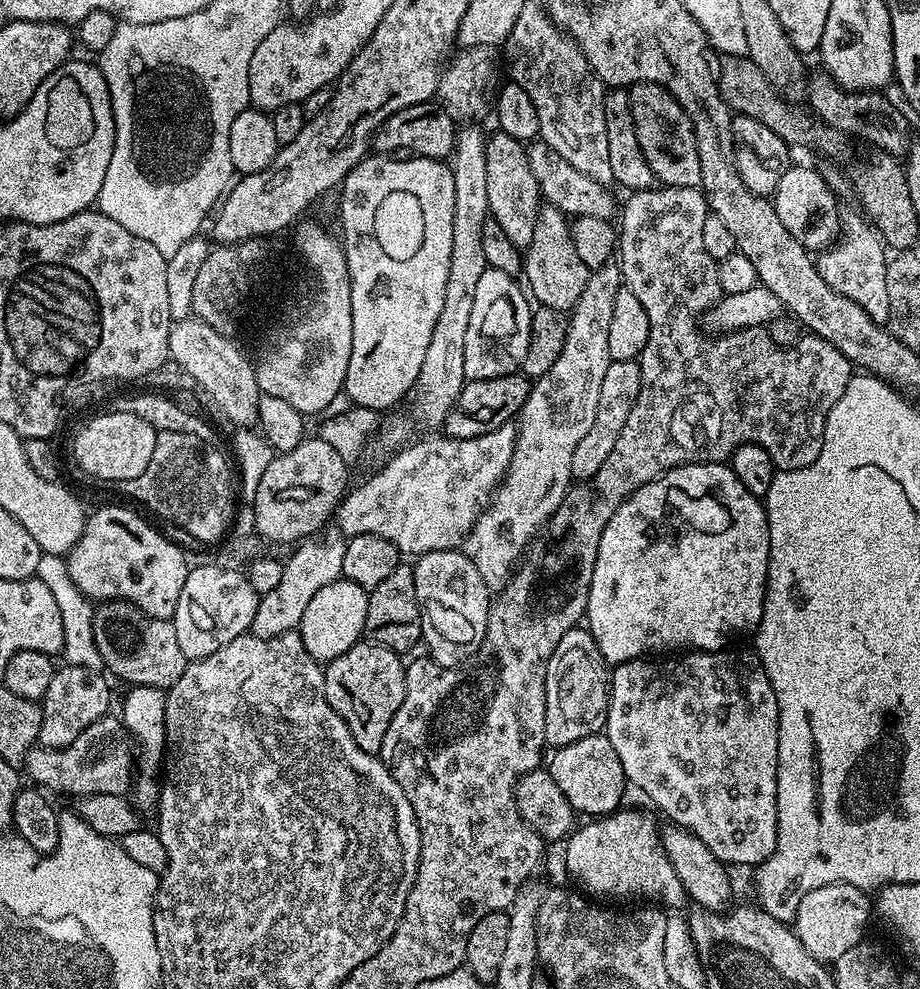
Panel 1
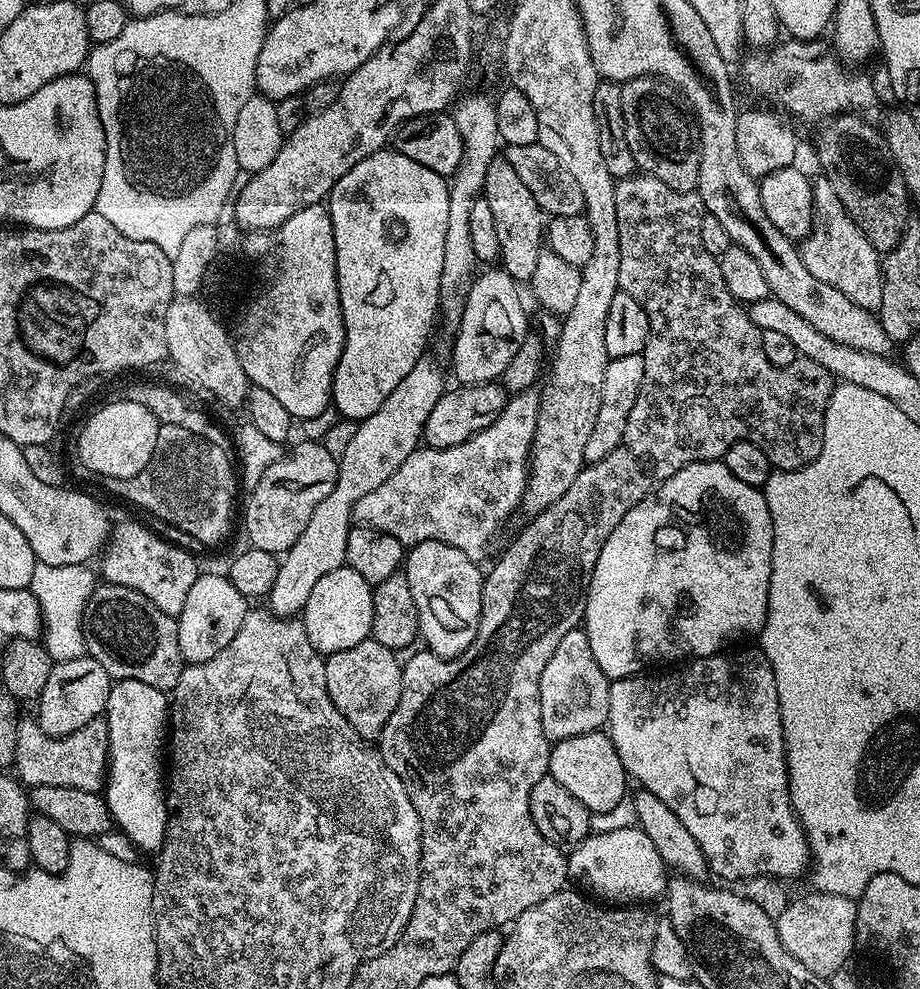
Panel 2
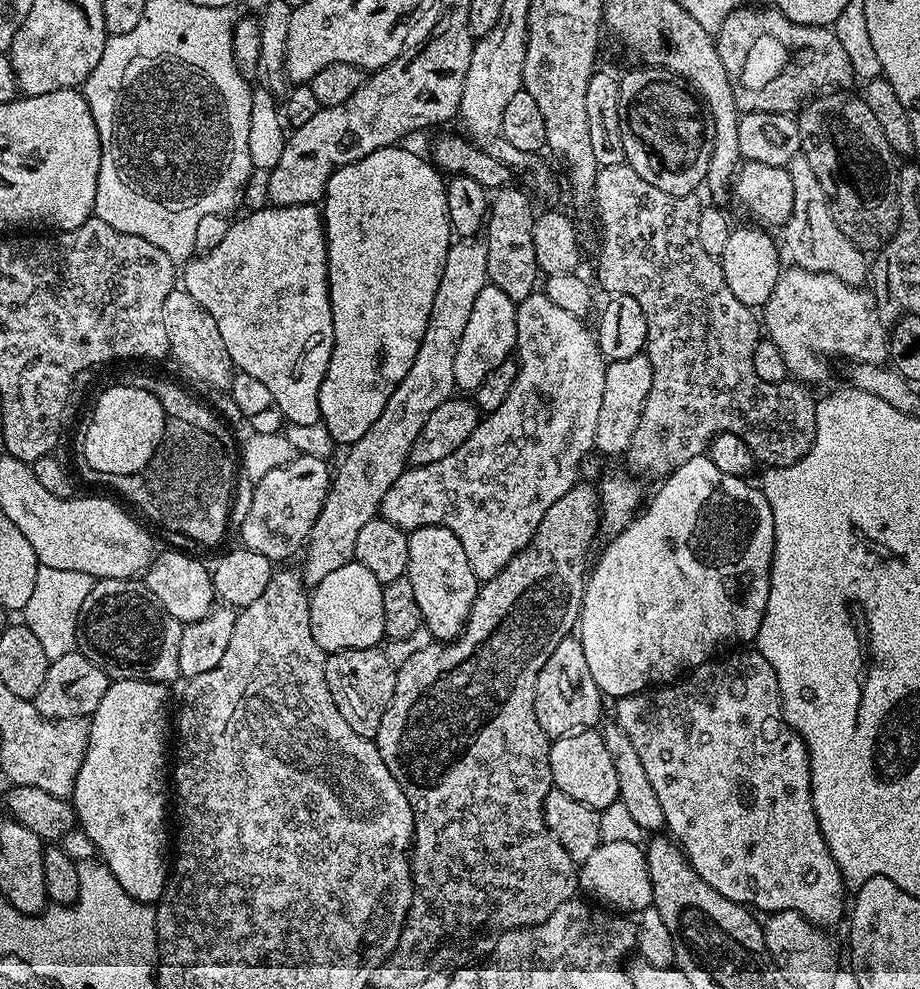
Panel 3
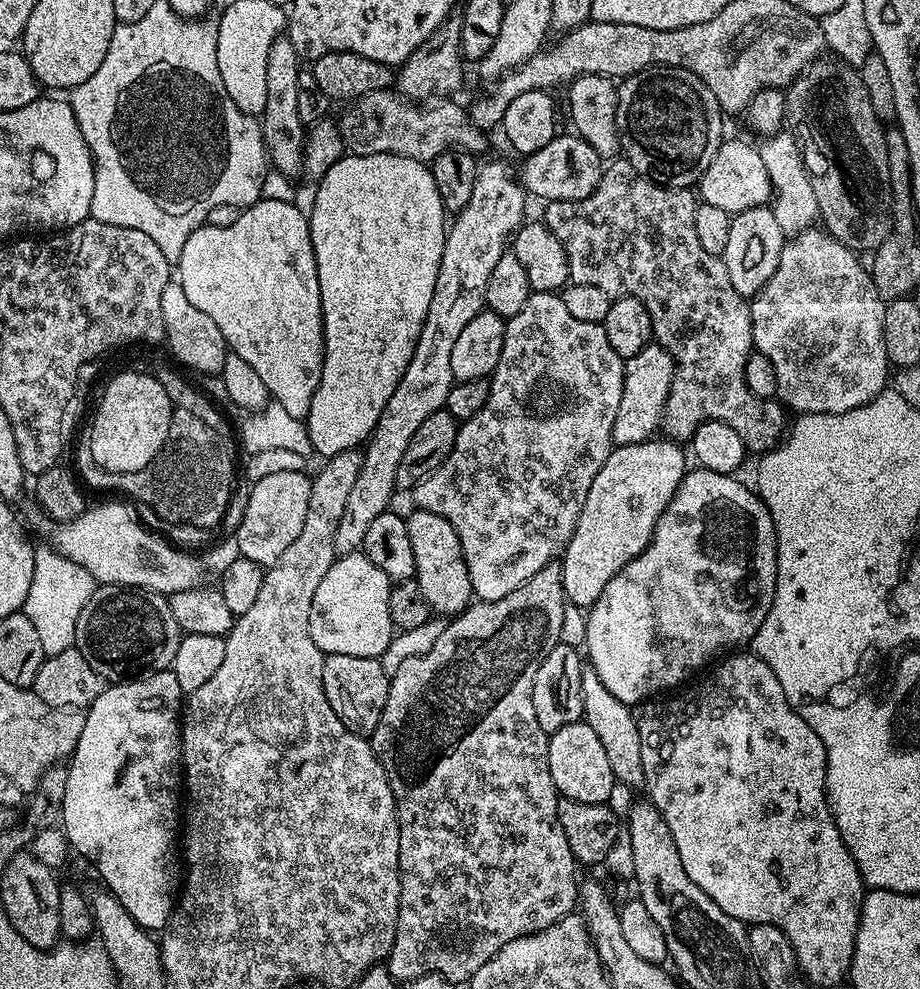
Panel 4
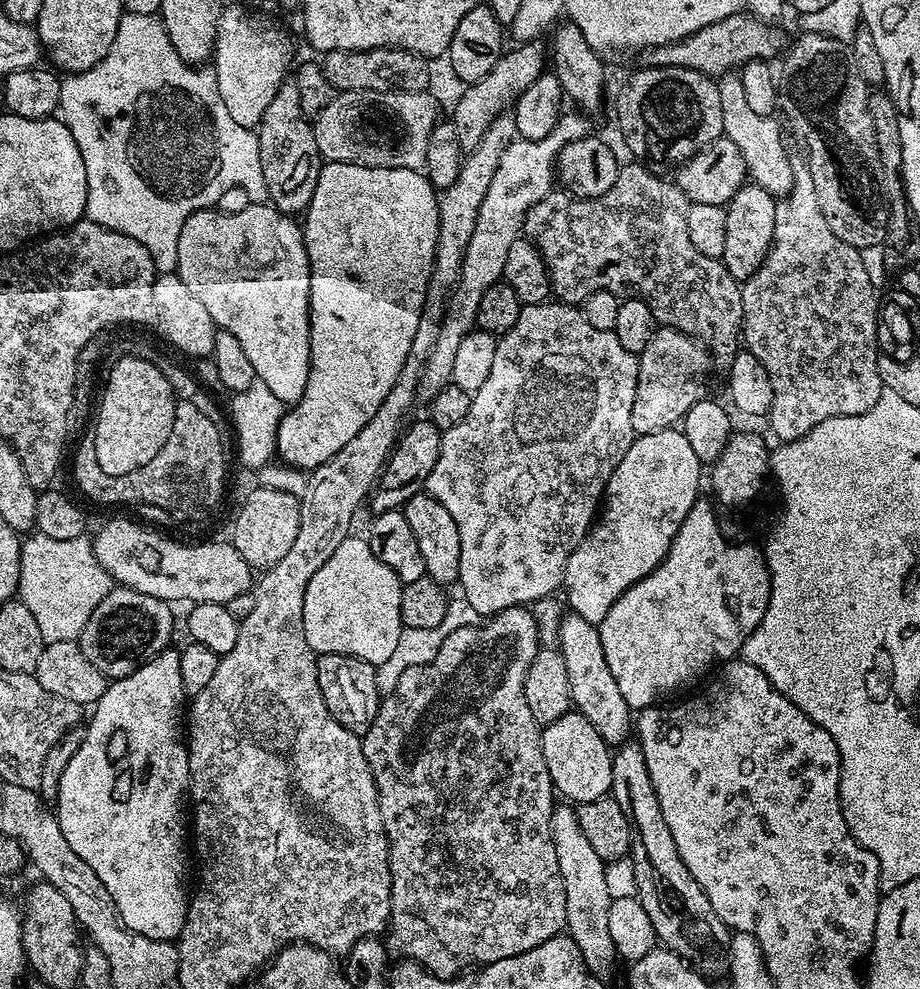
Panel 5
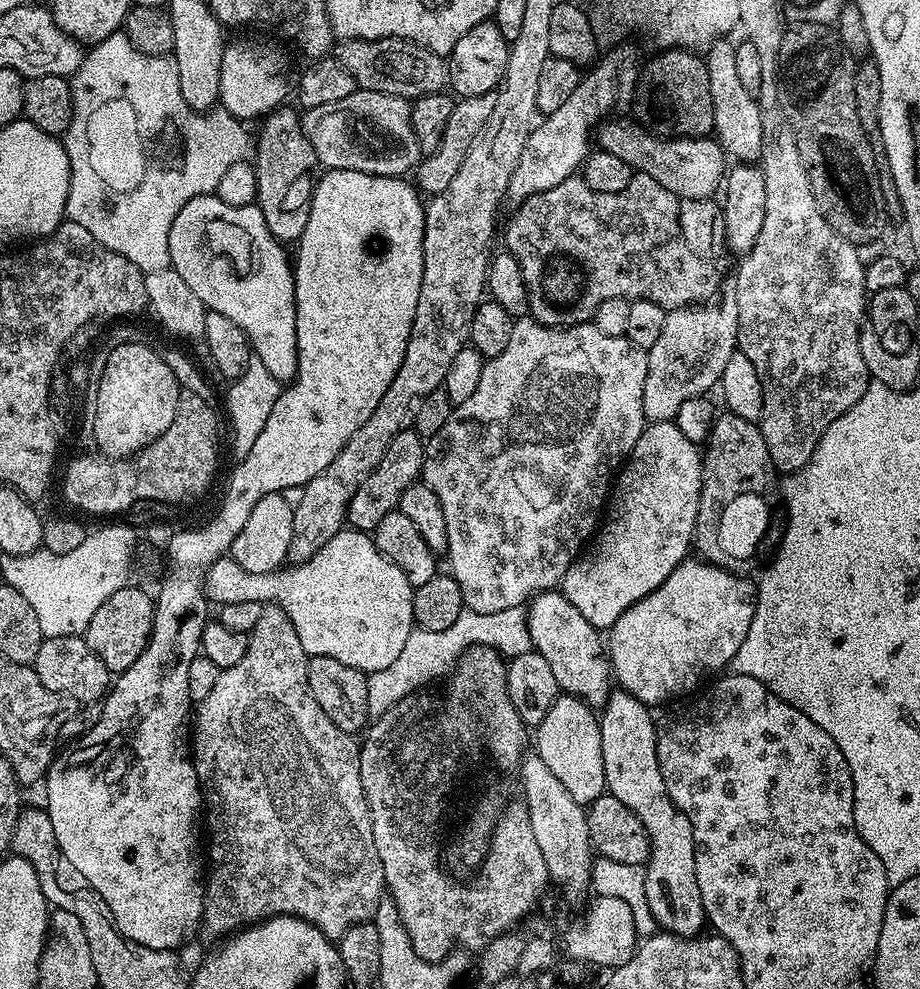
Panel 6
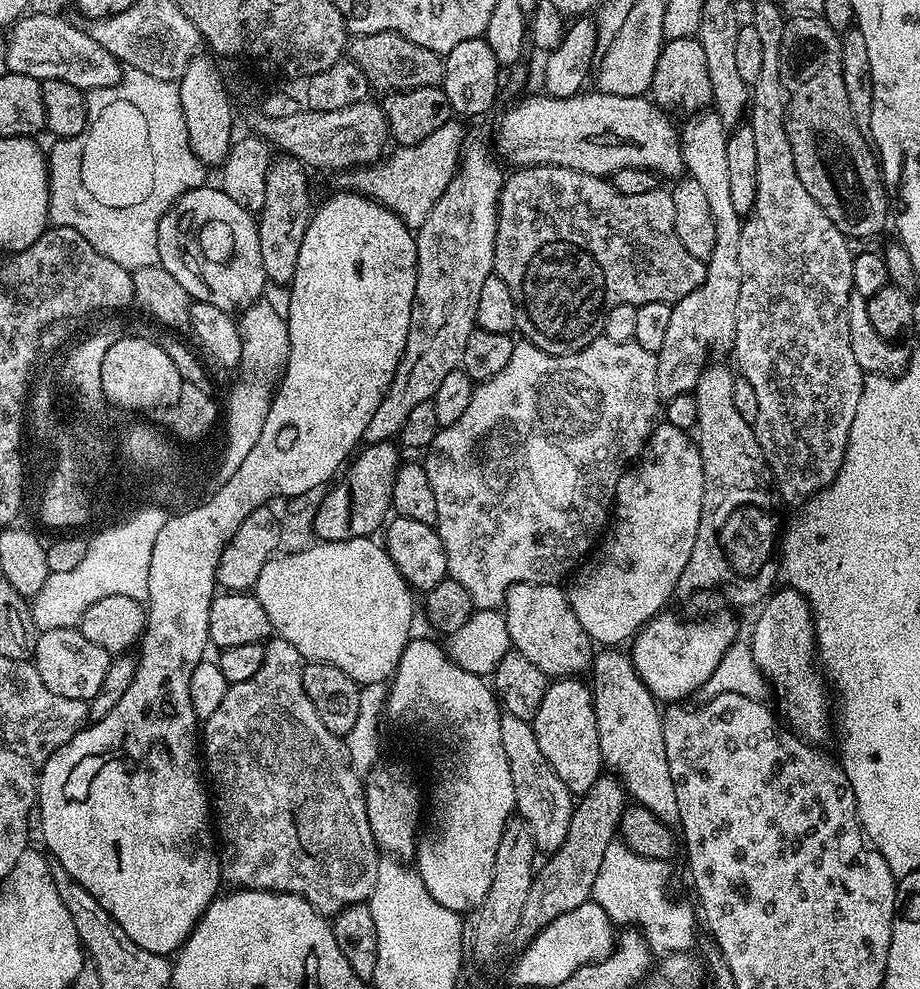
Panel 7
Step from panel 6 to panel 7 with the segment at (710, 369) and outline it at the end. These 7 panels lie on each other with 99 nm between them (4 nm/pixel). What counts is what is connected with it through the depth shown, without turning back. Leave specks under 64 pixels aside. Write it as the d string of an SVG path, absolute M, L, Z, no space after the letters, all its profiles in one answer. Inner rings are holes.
M705 110L689 115L684 129L679 129L680 153L687 175L702 191L714 217L714 250L706 262L706 278L698 290L690 290L686 298L672 305L666 338L662 341L656 358L656 395L665 401L691 393L704 365L709 363L708 347L723 336L731 337L736 331L738 294L742 290L742 266L738 266L738 246L742 242L740 225L742 217L734 210L730 198L730 169L726 163L728 132L715 111Z

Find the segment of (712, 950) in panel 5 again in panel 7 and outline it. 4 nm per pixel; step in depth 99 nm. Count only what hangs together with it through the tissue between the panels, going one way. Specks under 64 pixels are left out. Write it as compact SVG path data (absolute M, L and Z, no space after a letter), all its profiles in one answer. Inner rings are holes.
M608 646L597 651L592 658L590 687L598 730L600 759L603 767L618 777L620 783L624 785L625 793L635 803L650 810L650 814L654 814L669 826L676 826L680 823L678 794L674 794L674 782L670 778L670 766L666 762L666 746L662 738L662 712L658 707L658 701L652 697L650 690L646 690L646 686L638 678L632 665L631 655L627 651L620 651L624 650L616 646Z

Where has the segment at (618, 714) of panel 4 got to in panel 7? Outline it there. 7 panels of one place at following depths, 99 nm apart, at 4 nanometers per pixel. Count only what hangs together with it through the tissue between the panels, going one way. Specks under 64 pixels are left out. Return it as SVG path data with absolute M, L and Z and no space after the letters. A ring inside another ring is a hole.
M515 584L510 586L502 605L502 613L509 630L511 647L521 652L529 662L549 678L576 678L587 673L592 666L594 641L582 630L582 622L574 618L574 610L568 601L567 591L560 584Z

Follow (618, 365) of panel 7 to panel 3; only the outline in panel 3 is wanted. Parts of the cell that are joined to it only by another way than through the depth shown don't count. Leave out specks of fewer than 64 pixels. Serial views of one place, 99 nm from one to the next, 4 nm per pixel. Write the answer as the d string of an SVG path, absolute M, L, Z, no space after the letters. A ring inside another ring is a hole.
M537 290L527 296L525 300L519 301L516 306L516 347L514 349L514 359L517 363L514 386L510 386L510 394L506 394L506 402L498 406L498 410L487 413L481 419L479 426L454 450L454 454L446 454L442 462L430 462L430 466L409 466L386 490L386 498L382 498L379 515L385 520L394 522L403 532L410 533L422 526L442 526L462 542L462 550L466 550L466 558L470 558L470 570L474 570L477 580L483 582L494 578L517 556L521 550L534 538L542 518L546 518L546 510L562 498L581 479L580 463L584 460L584 455L595 449L594 429L598 426L598 410L602 410L602 390L606 390L606 361L600 353L600 347L596 344L596 338L591 327L584 325L585 321L581 317L569 314L567 310L562 310L555 302L550 302L550 298L543 290Z

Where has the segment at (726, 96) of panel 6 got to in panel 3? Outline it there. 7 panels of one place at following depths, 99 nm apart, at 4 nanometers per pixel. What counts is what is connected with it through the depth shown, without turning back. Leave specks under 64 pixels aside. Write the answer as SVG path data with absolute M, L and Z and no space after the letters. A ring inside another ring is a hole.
M802 154L795 156L786 167L790 178L794 182L794 210L788 221L782 226L782 232L784 232L782 248L787 259L789 256L792 259L789 261L795 267L805 268L811 272L825 272L834 278L842 278L842 282L847 284L863 285L865 283L864 279L868 276L868 260L864 257L867 256L865 249L859 248L854 242L850 242L850 238L846 238L846 234L842 234L842 230L838 228L838 222L832 213L832 205L828 203L826 190L822 190L822 182L818 182L818 174L814 174L810 162Z

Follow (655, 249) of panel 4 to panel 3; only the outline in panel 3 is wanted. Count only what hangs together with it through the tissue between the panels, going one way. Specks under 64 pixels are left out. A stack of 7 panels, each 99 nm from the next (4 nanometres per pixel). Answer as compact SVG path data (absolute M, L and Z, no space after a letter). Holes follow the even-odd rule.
M623 163L623 164L619 164L619 165L618 165L618 166L606 166L606 167L605 167L605 168L600 168L600 169L599 169L599 171L597 171L597 174L596 174L596 190L595 190L595 193L594 193L594 201L595 201L595 200L596 200L596 212L597 212L597 214L598 214L598 215L600 215L600 216L601 216L601 218L602 218L602 219L604 219L604 237L602 237L602 238L601 238L601 240L600 240L600 257L598 257L598 258L597 258L597 260L596 260L596 276L597 276L597 278L598 278L598 279L600 279L600 284L601 284L601 286L602 286L602 287L604 287L604 288L605 288L605 290L606 290L606 291L605 291L605 293L608 293L608 294L623 294L623 295L625 295L625 296L629 296L629 297L630 297L630 298L634 298L634 299L635 299L635 300L636 300L636 301L637 301L637 302L638 302L638 306L642 306L642 314L646 314L646 326L647 326L647 327L648 327L648 343L647 343L647 345L646 345L646 355L647 355L647 357L648 357L648 361L649 361L649 362L650 362L650 366L651 366L651 367L652 367L652 381L651 381L651 382L650 382L650 394L646 394L646 406L642 406L642 418L641 418L641 419L640 419L640 421L639 421L639 422L638 422L638 430L634 430L634 438L630 438L630 446L629 446L629 447L628 447L628 451L627 451L627 453L626 453L626 461L627 461L627 460L628 460L628 465L626 465L626 468L627 468L627 471L628 471L628 472L629 472L629 473L632 473L632 474L635 474L635 475L636 475L636 476L637 476L637 477L640 477L640 478L645 478L645 477L644 477L644 476L657 476L657 478L663 478L663 477L666 477L666 476L668 476L668 475L670 475L670 473L671 473L671 472L673 472L673 471L674 471L674 470L678 470L678 466L682 466L682 465L683 465L683 464L685 464L685 463L686 463L686 462L690 462L690 458L694 458L694 457L695 457L695 456L702 456L702 455L705 455L705 452L706 452L706 449L707 449L707 447L708 447L708 445L709 445L709 444L711 444L711 442L712 442L712 439L713 439L713 438L714 438L714 437L715 437L715 436L717 436L717 435L718 435L718 434L726 434L726 433L727 433L727 432L729 432L729 433L730 433L730 434L738 434L738 438L742 438L742 442L746 442L746 446L750 446L750 450L751 450L751 451L752 451L752 452L753 452L753 453L754 453L754 455L756 455L756 458L757 458L757 461L759 461L759 463L760 463L760 464L761 464L761 465L763 465L763 464L764 464L764 466L767 466L767 467L768 467L768 468L785 468L785 467L786 467L786 466L790 466L790 465L791 465L791 464L793 464L793 463L794 463L794 462L798 462L798 461L799 461L799 460L801 460L801 459L802 459L802 458L803 458L803 457L804 457L804 456L805 456L805 454L807 454L807 453L808 453L808 451L809 451L809 450L810 450L810 446L811 446L811 445L812 445L812 444L813 444L813 442L814 442L814 441L816 441L816 401L817 401L817 397L816 397L816 396L815 396L815 395L813 395L813 396L812 396L812 392L813 392L813 389L812 389L812 388L811 388L811 387L809 387L809 385L806 385L806 384L802 384L802 383L800 383L800 381L798 381L798 380L794 380L794 379L791 379L791 378L789 378L789 379L787 379L787 380L783 380L783 381L782 381L782 382L778 382L778 383L777 383L777 384L775 384L775 383L774 383L774 382L762 382L762 378L758 378L758 374L754 374L754 346L755 346L755 345L756 345L756 344L757 344L757 342L758 342L758 341L759 341L759 340L760 340L760 339L762 339L762 328L761 328L761 325L760 325L760 324L759 324L759 323L758 323L758 316L757 316L757 313L756 313L756 312L755 312L755 311L753 311L753 309L751 309L751 308L748 308L748 307L747 307L747 306L745 306L745 304L743 304L743 303L742 303L742 302L738 302L738 298L734 298L734 294L733 294L733 292L732 292L732 291L731 291L731 290L730 290L730 286L726 286L726 278L725 278L725 277L724 277L724 275L723 275L723 274L722 274L722 266L721 266L721 265L720 265L720 262L719 262L719 260L718 260L718 261L717 261L717 262L716 262L716 263L714 263L714 264L712 264L712 261L713 261L713 260L714 260L714 259L716 259L716 258L717 258L717 257L714 257L714 256L713 256L713 258L712 258L712 259L711 259L711 260L708 260L708 258L709 258L709 257L710 257L710 254L707 254L707 255L706 255L706 256L704 256L704 253L706 253L706 250L702 250L702 245L701 245L701 244L700 244L700 243L698 243L698 218L699 218L699 217L700 217L700 210L701 210L701 207L702 207L702 204L701 204L701 201L700 201L700 202L698 202L698 201L696 201L696 199L697 199L697 197L696 197L696 196L695 196L695 195L691 195L691 196L675 196L675 195L674 195L674 194L666 194L666 190L658 190L658 186L650 186L650 182L646 182L646 178L642 178L642 177L641 177L641 176L639 176L639 175L638 175L638 173L637 173L637 172L636 172L636 171L635 171L635 170L633 170L633 168L629 168L629 167L628 167L628 165L627 165L627 163Z

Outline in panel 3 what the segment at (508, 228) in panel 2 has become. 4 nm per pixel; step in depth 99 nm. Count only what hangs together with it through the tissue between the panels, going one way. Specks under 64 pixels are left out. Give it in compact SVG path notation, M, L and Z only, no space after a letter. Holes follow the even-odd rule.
M505 186L491 197L486 221L486 236L488 232L488 237L483 243L486 246L488 283L498 286L498 290L502 290L502 294L506 294L506 298L519 302L525 300L532 292L537 291L538 280L536 284L536 276L541 275L541 270L534 258L534 222L536 221L537 213L532 212L531 198L522 189L512 187Z

